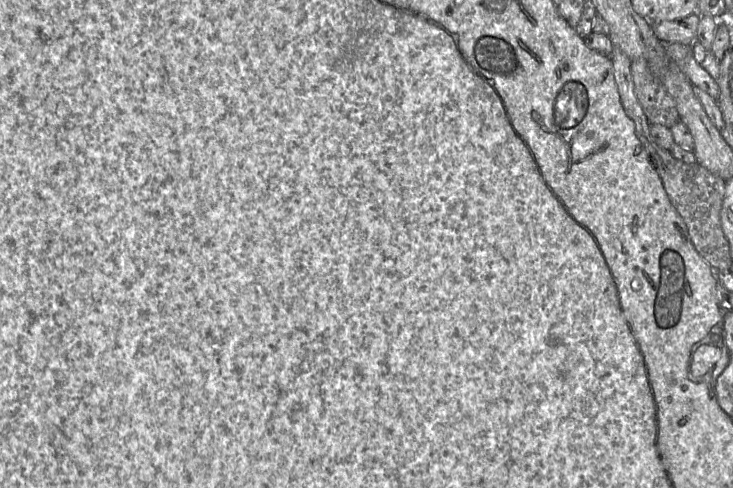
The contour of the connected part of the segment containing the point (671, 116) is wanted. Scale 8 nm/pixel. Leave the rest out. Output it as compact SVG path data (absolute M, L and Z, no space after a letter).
M644 58L631 60L635 95L650 124L671 128L680 121L675 100L649 70Z

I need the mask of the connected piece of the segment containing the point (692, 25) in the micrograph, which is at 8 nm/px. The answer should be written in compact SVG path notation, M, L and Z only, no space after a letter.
M697 11L673 21L652 22L656 36L664 43L689 44L697 40L697 28L701 14Z

